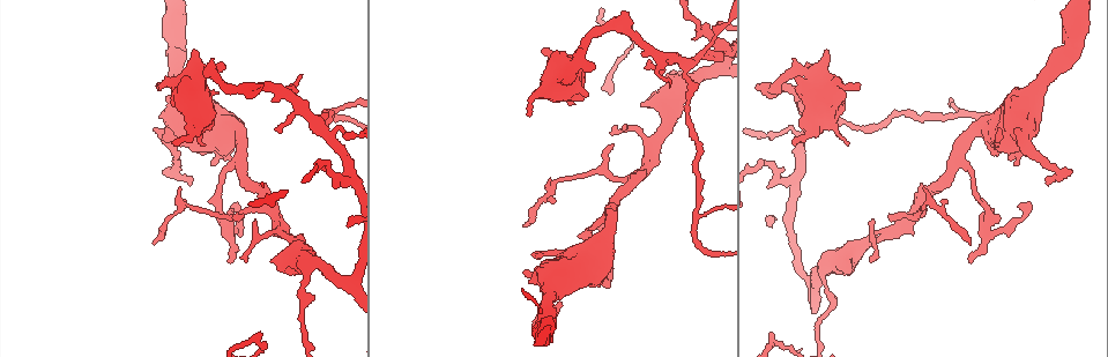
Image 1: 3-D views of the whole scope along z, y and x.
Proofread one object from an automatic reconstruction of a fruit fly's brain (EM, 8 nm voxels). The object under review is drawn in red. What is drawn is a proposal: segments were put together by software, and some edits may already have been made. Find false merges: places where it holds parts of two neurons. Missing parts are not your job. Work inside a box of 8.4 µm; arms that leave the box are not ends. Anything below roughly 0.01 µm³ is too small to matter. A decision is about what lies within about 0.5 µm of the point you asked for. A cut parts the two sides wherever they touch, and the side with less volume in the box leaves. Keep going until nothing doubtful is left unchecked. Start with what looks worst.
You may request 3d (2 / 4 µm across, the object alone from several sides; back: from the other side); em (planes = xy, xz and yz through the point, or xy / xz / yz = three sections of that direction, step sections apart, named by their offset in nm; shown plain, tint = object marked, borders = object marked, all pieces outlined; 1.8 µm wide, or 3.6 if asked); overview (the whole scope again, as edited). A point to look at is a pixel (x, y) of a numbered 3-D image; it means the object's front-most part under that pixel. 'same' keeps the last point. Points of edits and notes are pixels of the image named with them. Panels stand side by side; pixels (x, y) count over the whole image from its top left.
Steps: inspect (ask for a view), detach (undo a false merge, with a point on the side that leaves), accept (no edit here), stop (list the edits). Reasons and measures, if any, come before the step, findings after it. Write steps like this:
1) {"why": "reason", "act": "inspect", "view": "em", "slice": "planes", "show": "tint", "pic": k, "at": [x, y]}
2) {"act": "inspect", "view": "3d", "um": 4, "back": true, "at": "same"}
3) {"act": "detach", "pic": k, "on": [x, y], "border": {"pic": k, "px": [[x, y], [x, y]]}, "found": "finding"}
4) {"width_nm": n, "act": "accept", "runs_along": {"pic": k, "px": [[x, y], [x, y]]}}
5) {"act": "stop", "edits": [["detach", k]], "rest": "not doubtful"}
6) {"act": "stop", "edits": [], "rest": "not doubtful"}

{"why": "thin neck", "act": "inspect", "view": "em", "slice": "planes", "show": "borders", "pic": 1, "at": [317, 127]}

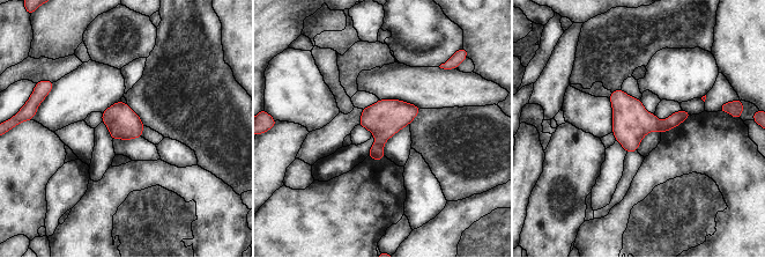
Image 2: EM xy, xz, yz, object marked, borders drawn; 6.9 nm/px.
{"width_nm": 220, "act": "accept", "found": "one neuron here"}

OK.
{"why": "three arms meet", "act": "inspect", "view": "3d", "um": 4, "pic": 1, "at": [635, 175]}

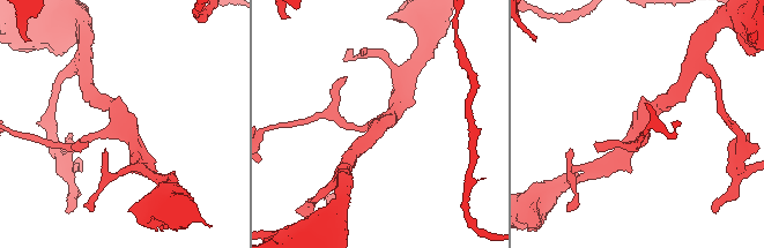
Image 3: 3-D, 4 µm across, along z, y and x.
{"arms": 3, "why": "shape alone is not enough", "act": "inspect", "view": "em", "slice": "planes", "show": "tint", "pic": 3, "at": [639, 124]}

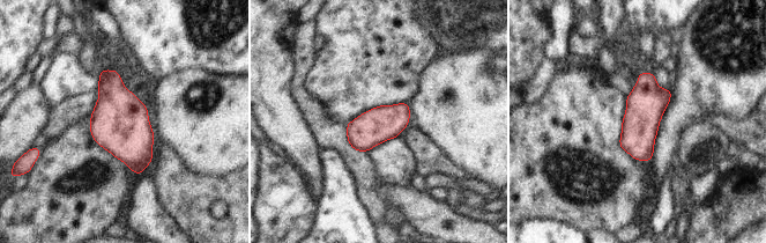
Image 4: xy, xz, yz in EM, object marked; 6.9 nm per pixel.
{"width_nm": 240, "act": "accept", "found": "continuous, no second neuron"}

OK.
{"why": "three arms meet", "act": "inspect", "view": "3d", "um": 4, "pic": 1, "at": [697, 213]}

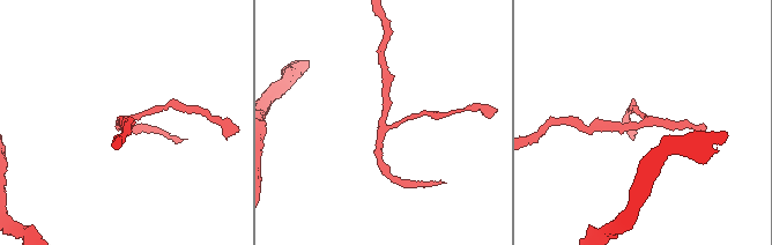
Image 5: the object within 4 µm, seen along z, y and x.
{"arms": 3, "act": "inspect", "view": "em", "slice": "xy", "step": 4, "show": "tint", "pic": 5, "at": [385, 125]}

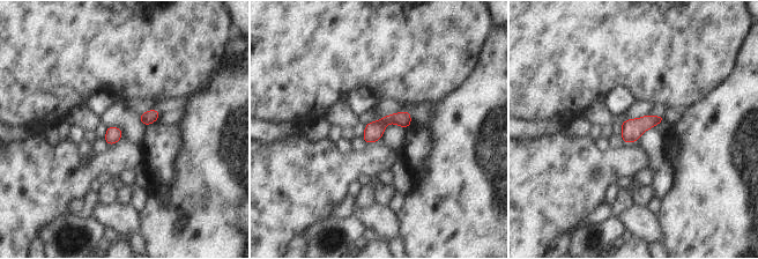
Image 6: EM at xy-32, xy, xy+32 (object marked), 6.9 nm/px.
{"act": "accept", "found": "all the same neuron"}

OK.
{"why": "sudden change in width", "act": "inspect", "view": "em", "slice": "planes", "show": "tint", "pic": 1, "at": [1008, 134]}

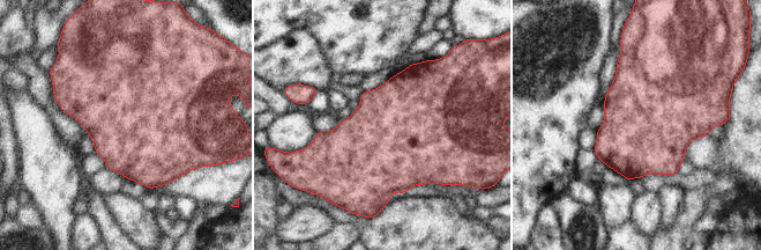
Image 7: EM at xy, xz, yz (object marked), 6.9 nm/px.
{"act": "accept", "found": "continuous, no second neuron"}

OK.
{"act": "inspect", "view": "em", "slice": "yz", "step": 4, "show": "tint", "pic": 1, "at": [895, 232]}

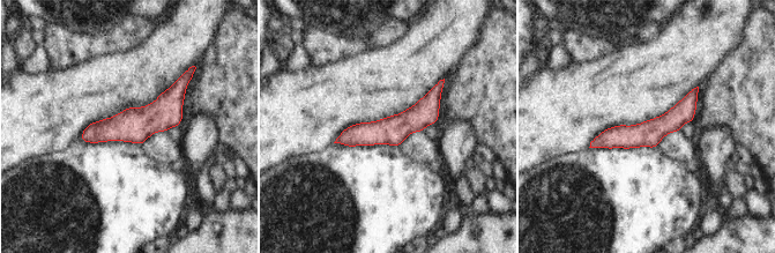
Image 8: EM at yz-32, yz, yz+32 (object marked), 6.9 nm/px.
{"act": "inspect", "view": "em", "slice": "planes", "show": "tint", "at": "same"}

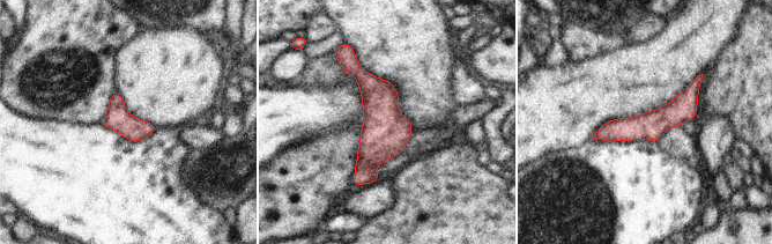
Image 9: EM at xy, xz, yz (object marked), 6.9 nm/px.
{"width_nm": 170, "act": "accept", "runs_along": {"pic": 9, "px": [[698, 80], [667, 117], [598, 135]]}, "found": "continuous, no second neuron"}

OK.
{"why": "three arms meet", "act": "inspect", "view": "em", "slice": "planes", "show": "tint", "pic": 1, "at": [670, 103]}

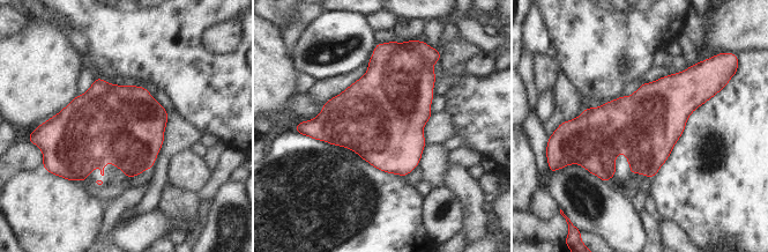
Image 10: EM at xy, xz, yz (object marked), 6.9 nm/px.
{"act": "accept", "found": "one neuron here"}

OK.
{"act": "stop", "edits": [], "rest": "not doubtful"}

